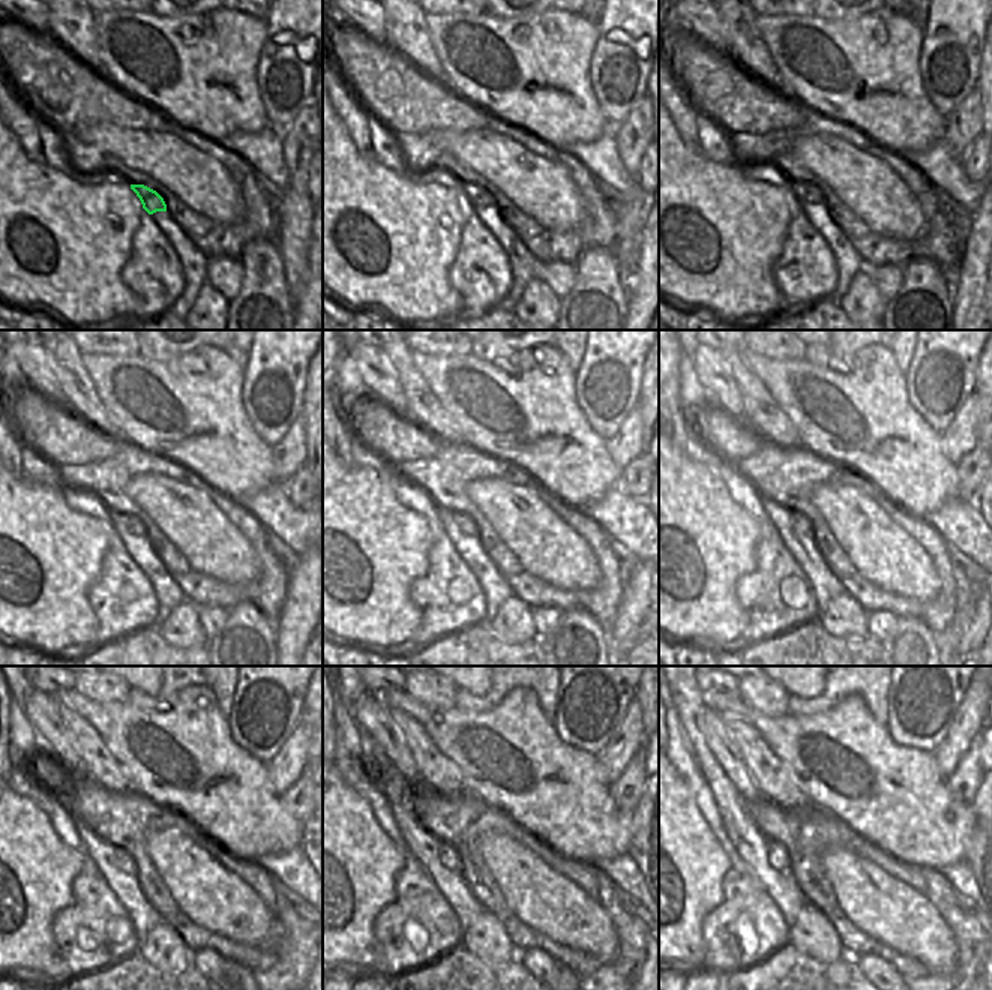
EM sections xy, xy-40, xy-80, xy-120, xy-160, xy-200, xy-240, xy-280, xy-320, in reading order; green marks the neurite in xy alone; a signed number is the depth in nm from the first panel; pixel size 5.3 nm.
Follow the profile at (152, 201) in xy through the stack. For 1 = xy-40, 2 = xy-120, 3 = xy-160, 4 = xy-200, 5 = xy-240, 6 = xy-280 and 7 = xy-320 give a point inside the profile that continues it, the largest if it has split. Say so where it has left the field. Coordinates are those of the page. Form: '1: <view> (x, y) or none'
1: xy-40 (476, 194)
2: xy-120 (134, 525)
3: xy-160 (465, 524)
4: xy-200 (800, 524)
5: xy-240 (123, 860)
6: xy-280 (450, 858)
7: xy-320 (778, 857)

